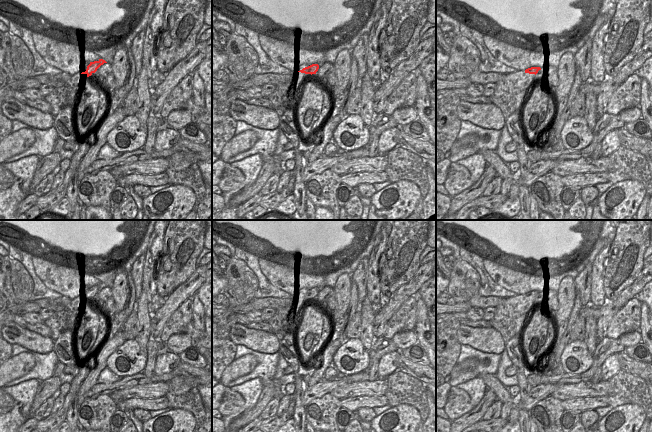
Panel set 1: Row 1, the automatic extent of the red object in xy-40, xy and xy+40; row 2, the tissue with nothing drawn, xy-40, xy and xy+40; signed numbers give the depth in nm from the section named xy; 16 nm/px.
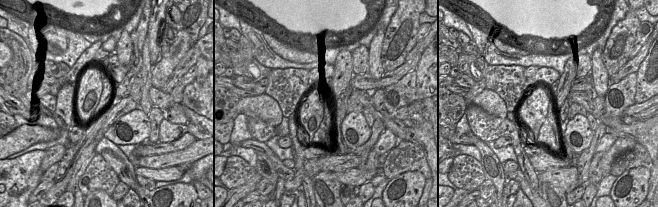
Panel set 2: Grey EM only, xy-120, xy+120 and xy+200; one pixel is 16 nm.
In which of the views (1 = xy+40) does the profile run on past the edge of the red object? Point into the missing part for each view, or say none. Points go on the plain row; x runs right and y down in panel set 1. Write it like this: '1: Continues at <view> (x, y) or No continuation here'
1: Continues at xy+40 (537, 302).

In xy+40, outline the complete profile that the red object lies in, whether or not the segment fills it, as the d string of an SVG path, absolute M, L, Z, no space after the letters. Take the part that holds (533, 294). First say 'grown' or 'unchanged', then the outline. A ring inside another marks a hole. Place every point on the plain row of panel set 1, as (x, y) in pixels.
grown; M531 291L525 294L525 297L534 298L534 303L532 304L533 308L536 308L541 305L541 292L540 291Z

